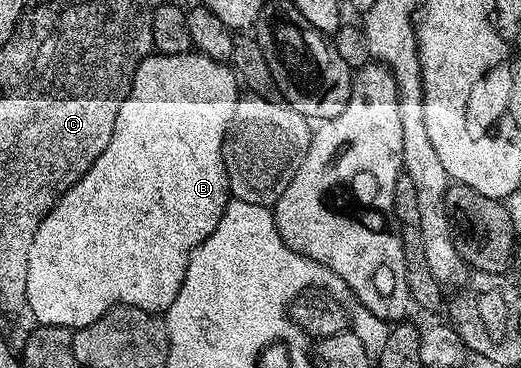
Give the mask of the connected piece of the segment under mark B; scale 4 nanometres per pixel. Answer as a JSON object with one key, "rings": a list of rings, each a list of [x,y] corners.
{"rings":[[[195,50],[169,56],[149,54],[141,62],[134,74],[130,94],[126,102],[122,102],[122,110],[118,110],[118,122],[114,126],[110,146],[102,150],[100,157],[82,174],[78,182],[70,186],[70,190],[61,194],[59,202],[50,209],[46,218],[38,226],[38,234],[34,234],[34,246],[30,246],[30,266],[26,270],[26,294],[28,295],[26,308],[27,311],[32,311],[37,325],[49,324],[75,330],[102,318],[102,314],[117,306],[141,308],[157,314],[167,312],[170,302],[178,298],[178,290],[186,278],[192,251],[202,242],[206,242],[210,234],[214,234],[214,226],[218,226],[228,205],[230,193],[224,165],[224,135],[230,126],[230,118],[234,118],[234,106],[241,95],[236,73],[227,63],[203,56]]]}

